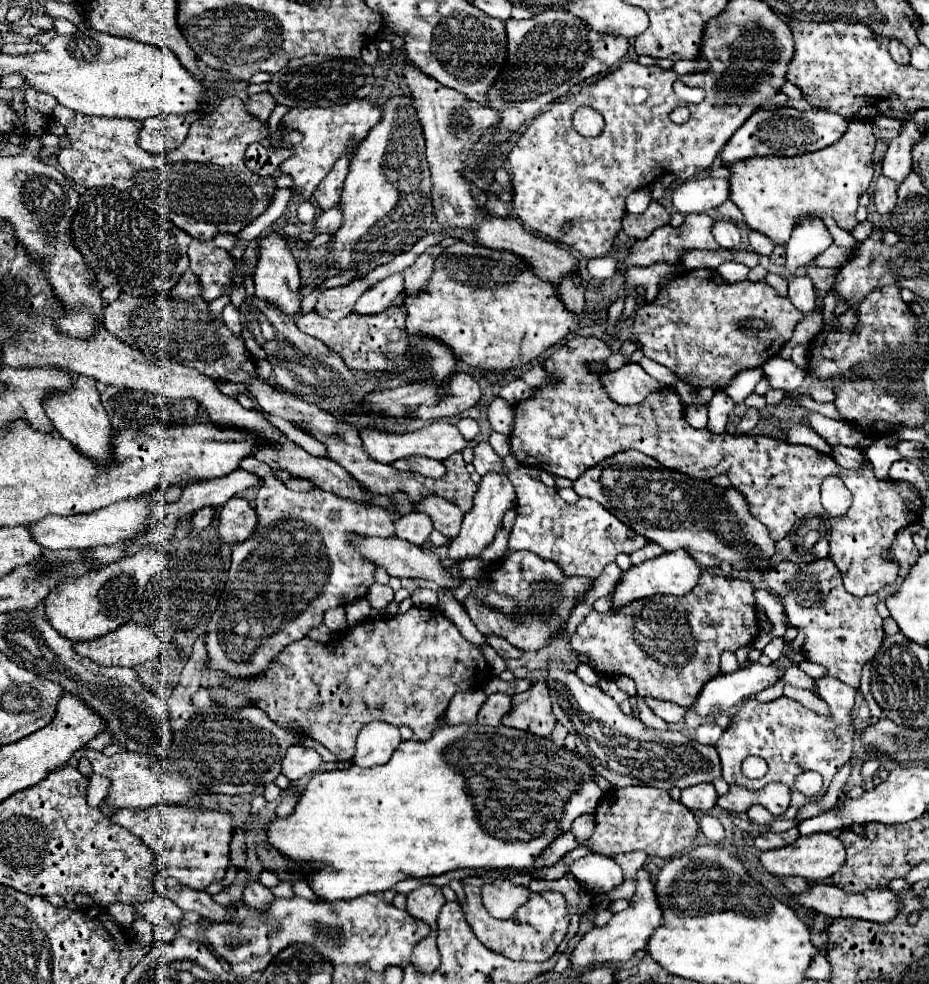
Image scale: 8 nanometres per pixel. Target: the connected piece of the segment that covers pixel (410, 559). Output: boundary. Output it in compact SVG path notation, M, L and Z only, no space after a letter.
M354 535L354 539L350 539L350 545L362 553L370 563L374 563L376 567L382 567L388 571L388 575L392 577L420 577L420 579L430 579L436 581L440 587L446 589L454 589L458 585L458 579L448 575L442 565L438 555L432 549L426 547L418 547L410 541L402 541L398 537L358 537Z

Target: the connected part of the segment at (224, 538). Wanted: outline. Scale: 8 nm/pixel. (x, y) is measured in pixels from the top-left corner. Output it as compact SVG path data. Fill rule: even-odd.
M232 497L214 519L220 541L226 545L238 545L252 537L258 527L258 513L244 497Z

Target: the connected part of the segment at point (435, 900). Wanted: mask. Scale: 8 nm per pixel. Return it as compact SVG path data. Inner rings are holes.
M424 883L418 889L410 891L406 911L416 919L426 921L428 925L434 925L444 903L446 903L446 899L444 899L440 887L432 885L432 883Z

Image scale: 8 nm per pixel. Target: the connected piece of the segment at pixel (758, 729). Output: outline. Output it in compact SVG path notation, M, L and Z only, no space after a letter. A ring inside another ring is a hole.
M830 677L830 715L816 715L802 707L798 701L792 701L788 697L780 697L770 703L760 703L756 699L746 701L744 707L732 717L730 727L724 731L724 735L718 739L716 749L722 761L722 777L730 785L742 785L748 789L764 787L766 783L778 781L792 787L794 777L802 771L818 771L824 777L824 787L818 793L816 799L820 799L832 781L832 777L838 773L838 769L850 761L852 757L852 707L854 707L854 695L856 689L836 681ZM748 755L758 755L766 759L768 773L764 779L746 779L740 771L740 763Z

